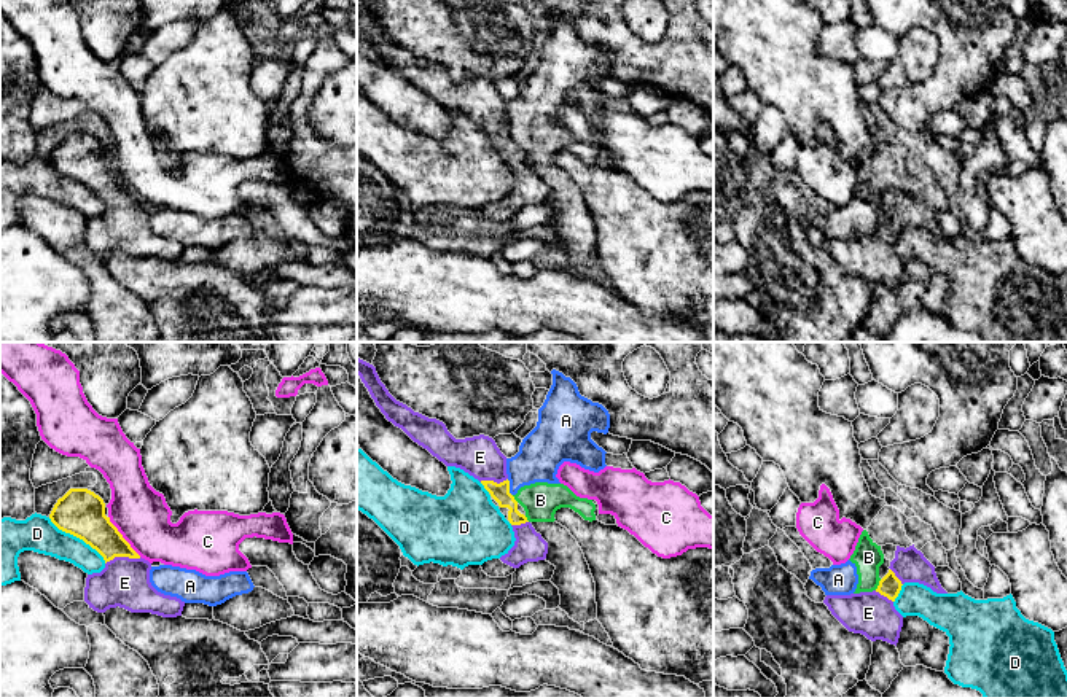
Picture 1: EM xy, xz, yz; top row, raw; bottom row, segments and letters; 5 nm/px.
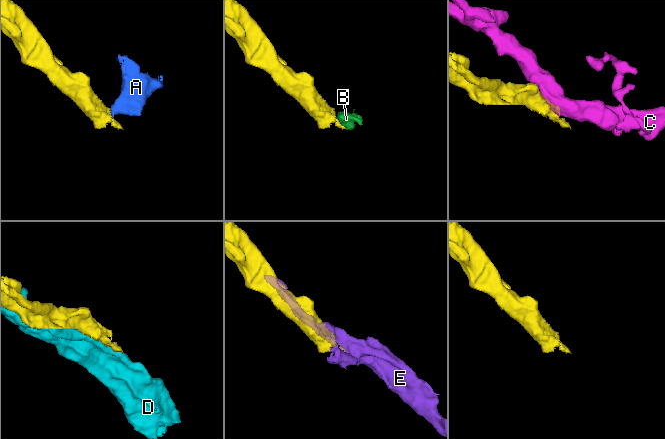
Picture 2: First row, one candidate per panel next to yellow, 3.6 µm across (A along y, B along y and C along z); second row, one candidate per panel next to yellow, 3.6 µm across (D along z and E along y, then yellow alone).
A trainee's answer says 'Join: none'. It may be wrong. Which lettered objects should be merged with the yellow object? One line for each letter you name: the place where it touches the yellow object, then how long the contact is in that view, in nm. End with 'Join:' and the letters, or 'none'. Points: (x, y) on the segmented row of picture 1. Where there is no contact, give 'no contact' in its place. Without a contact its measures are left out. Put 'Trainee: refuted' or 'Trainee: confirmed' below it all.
E: xy (123, 556) | 190 nm
Join: E
Trainee: refuted

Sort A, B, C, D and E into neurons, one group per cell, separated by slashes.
A B / C / D / E

